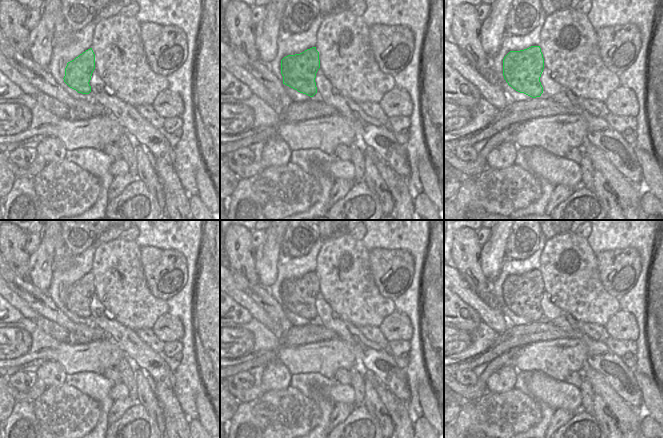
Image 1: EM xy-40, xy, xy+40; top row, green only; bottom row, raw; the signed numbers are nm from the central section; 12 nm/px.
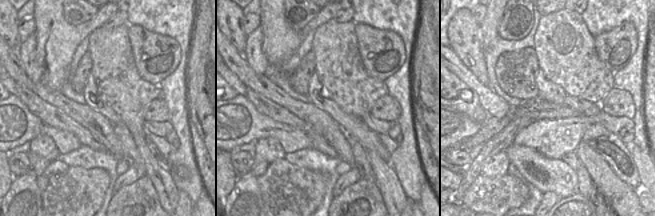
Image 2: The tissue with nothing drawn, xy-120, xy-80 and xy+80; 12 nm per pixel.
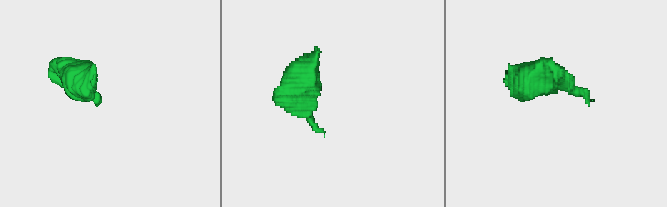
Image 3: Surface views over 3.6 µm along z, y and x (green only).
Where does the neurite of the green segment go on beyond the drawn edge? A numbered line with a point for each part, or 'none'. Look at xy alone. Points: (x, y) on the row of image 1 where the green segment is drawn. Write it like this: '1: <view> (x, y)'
none

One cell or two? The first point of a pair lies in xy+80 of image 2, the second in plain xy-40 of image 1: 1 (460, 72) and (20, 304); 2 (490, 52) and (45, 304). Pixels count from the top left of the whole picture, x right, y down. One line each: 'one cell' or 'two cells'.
1: one cell
2: two cells

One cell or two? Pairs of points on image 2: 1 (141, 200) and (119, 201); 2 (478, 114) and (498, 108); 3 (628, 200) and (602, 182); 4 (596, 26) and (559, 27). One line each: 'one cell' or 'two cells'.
1: one cell
2: two cells
3: one cell
4: two cells

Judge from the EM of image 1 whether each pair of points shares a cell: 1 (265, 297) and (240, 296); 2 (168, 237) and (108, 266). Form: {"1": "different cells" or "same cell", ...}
{"1": "different cells", "2": "different cells"}

